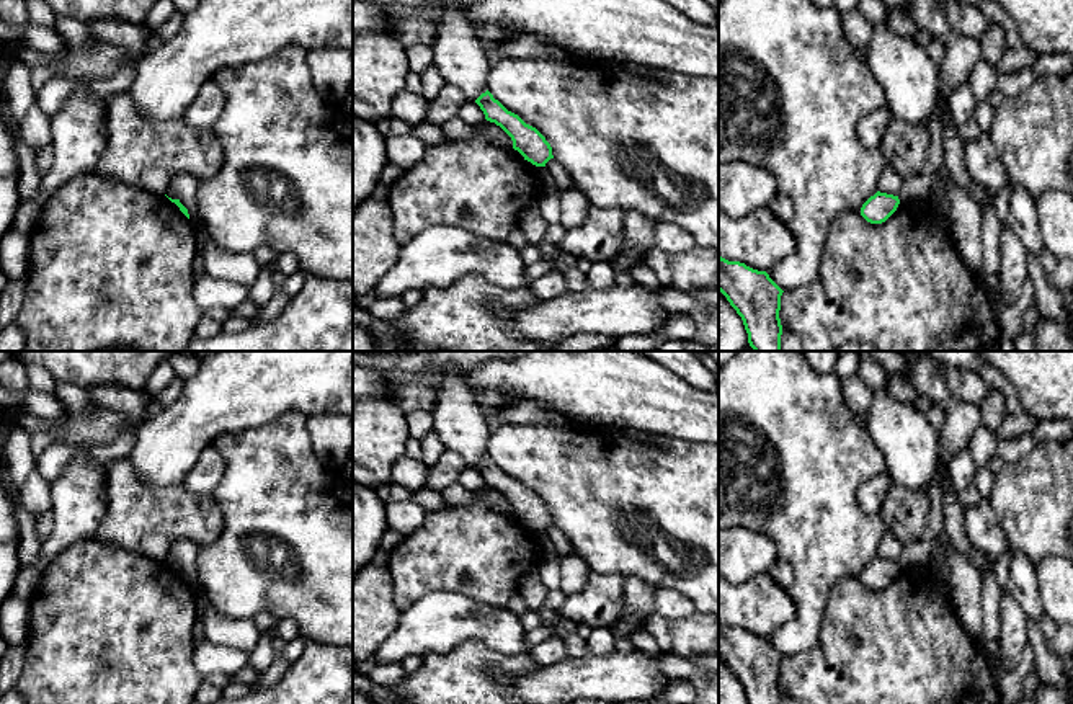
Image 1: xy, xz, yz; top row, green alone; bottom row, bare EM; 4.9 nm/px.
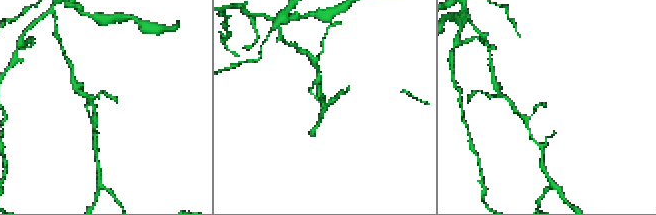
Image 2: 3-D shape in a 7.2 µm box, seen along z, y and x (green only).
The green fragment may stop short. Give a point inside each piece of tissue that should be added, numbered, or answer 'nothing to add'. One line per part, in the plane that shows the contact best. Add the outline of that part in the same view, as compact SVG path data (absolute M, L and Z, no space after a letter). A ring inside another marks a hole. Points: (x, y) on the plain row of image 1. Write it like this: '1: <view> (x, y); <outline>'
nothing to add

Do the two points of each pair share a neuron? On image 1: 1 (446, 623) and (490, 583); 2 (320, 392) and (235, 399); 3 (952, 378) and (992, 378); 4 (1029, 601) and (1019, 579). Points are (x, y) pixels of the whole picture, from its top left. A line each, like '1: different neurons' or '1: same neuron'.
1: different neurons
2: same neuron
3: different neurons
4: same neuron

